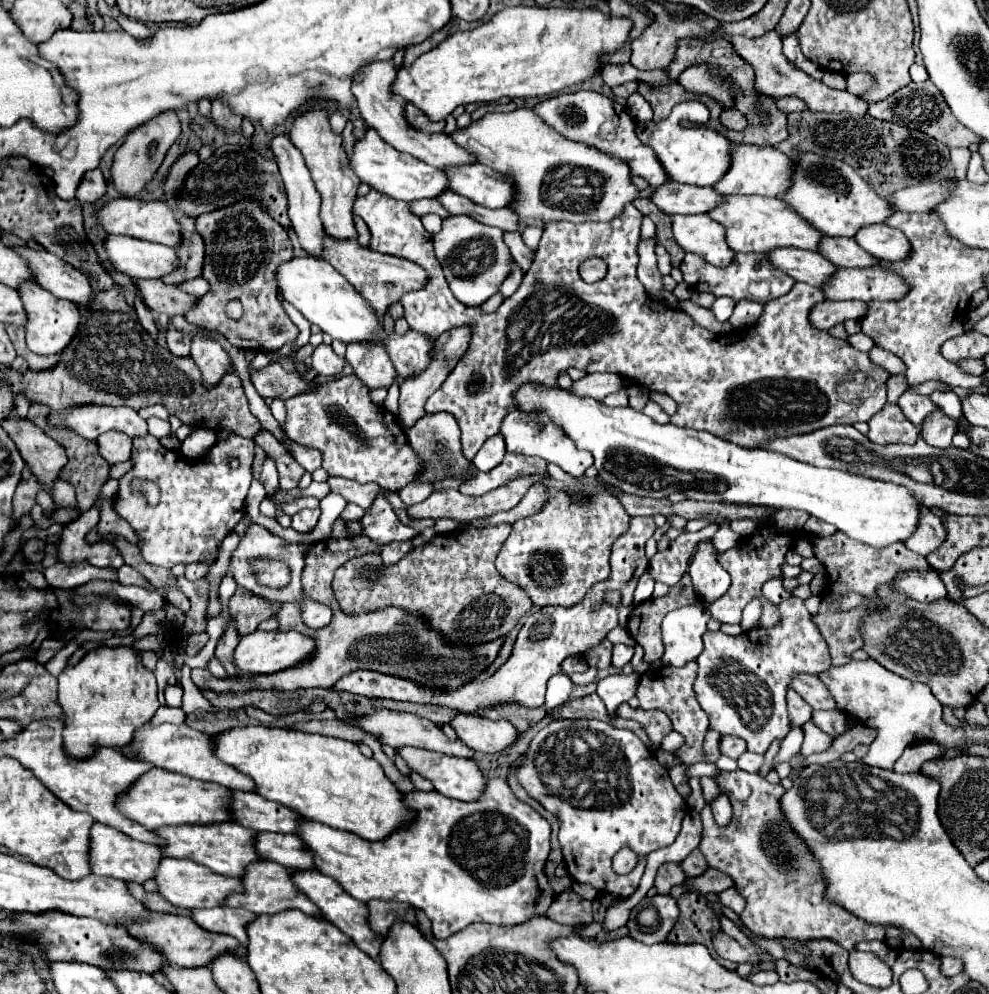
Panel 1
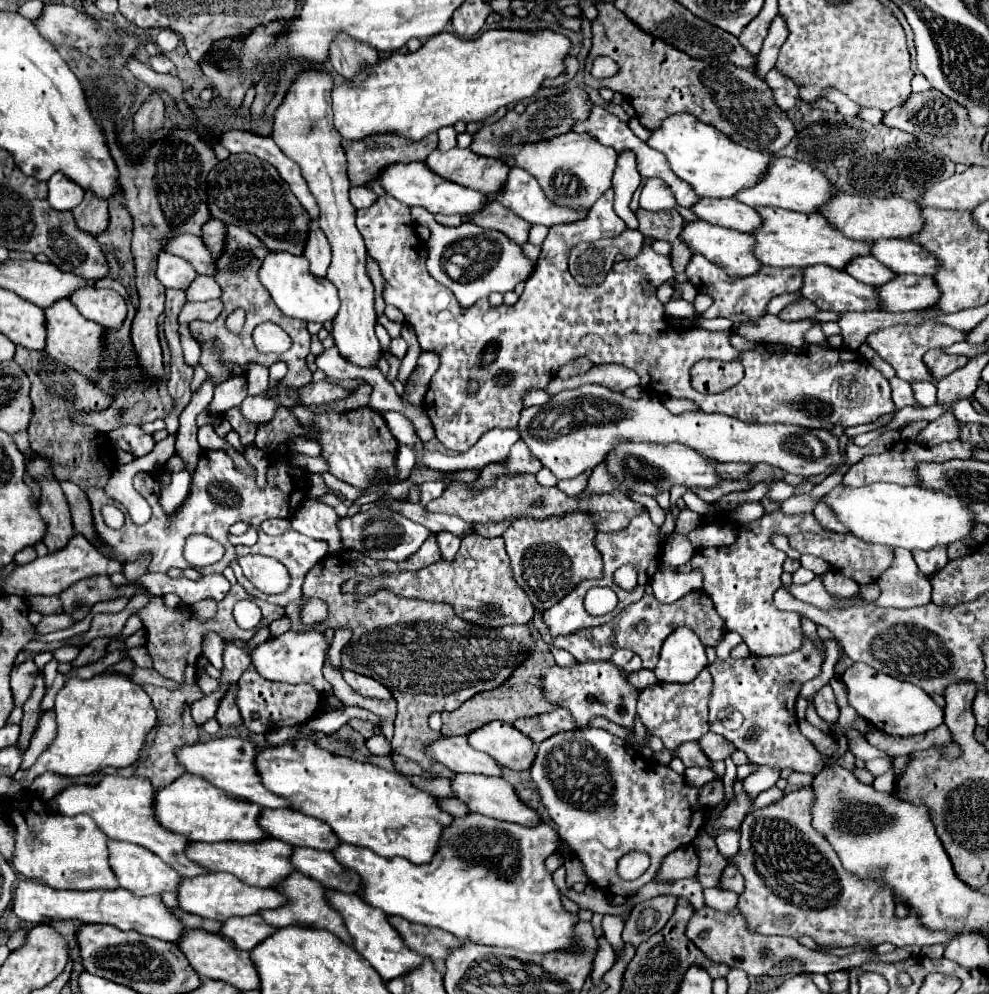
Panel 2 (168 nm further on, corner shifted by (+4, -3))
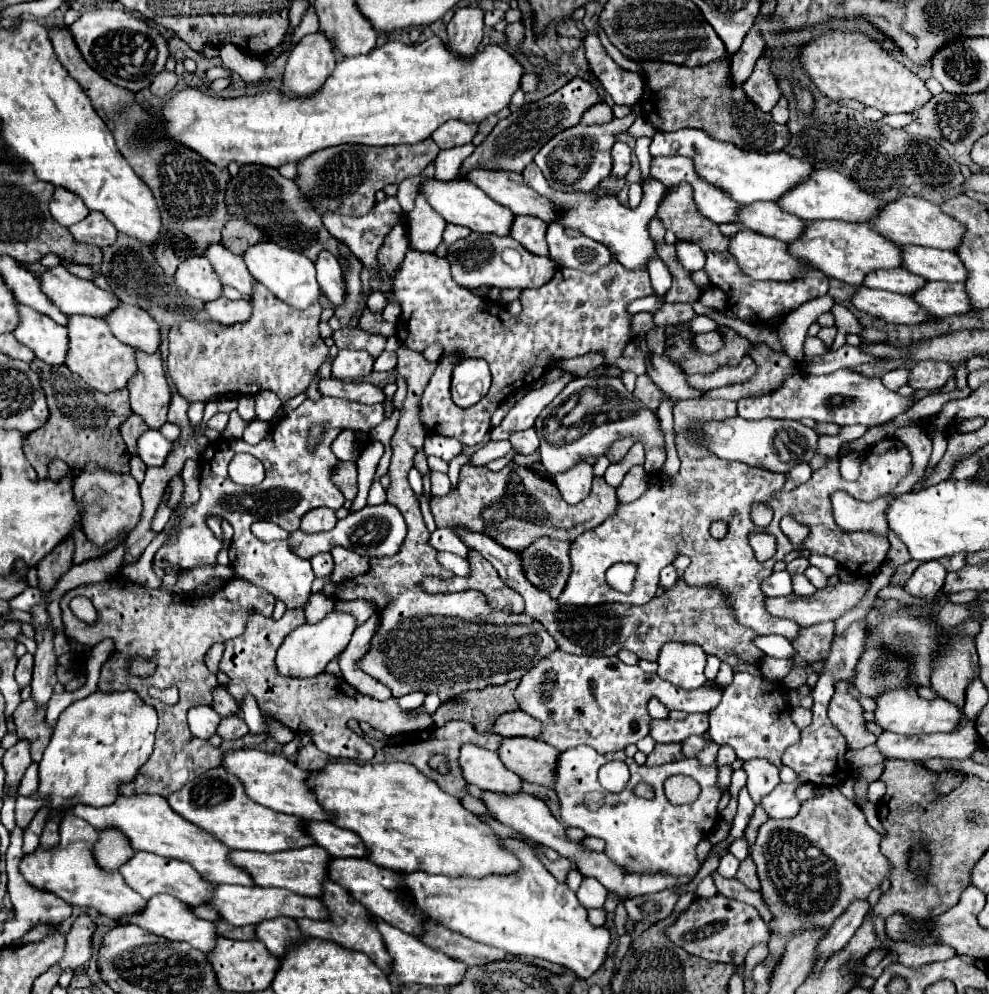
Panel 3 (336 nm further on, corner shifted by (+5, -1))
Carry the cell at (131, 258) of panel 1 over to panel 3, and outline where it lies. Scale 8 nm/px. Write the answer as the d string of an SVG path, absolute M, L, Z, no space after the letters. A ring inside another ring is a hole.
M190 256L182 260L174 274L174 282L188 296L198 298L202 302L210 302L220 298L220 280L214 276L210 262L204 256Z

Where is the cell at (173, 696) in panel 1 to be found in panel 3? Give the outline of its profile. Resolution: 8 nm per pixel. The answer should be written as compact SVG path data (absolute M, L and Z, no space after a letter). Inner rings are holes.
M120 794L114 804L100 806L100 808L94 808L88 804L76 804L72 808L72 812L76 816L84 818L86 822L90 822L98 830L114 828L114 830L122 832L134 850L146 850L146 852L154 852L158 856L188 862L194 870L198 870L198 874L206 882L212 882L212 884L244 884L244 886L254 884L252 878L244 870L240 870L238 866L228 862L228 858L226 858L228 848L224 844L220 844L214 836L210 836L202 828L180 818L174 810L170 810L166 798L162 798L162 796L154 796L154 794L122 796Z

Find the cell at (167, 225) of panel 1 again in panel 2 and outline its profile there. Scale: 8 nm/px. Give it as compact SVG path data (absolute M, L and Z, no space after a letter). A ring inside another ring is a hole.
M183 234L179 238L173 238L167 244L167 252L179 254L181 258L187 258L199 274L215 276L215 258L213 258L211 250L205 246L205 242L199 236Z

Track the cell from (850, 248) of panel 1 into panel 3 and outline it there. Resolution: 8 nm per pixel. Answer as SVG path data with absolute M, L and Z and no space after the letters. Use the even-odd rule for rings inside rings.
M890 268L890 270L880 270L880 272L870 272L866 276L864 284L868 288L880 288L880 290L890 290L898 294L912 294L916 292L926 280L922 280L916 274L910 274L906 268Z

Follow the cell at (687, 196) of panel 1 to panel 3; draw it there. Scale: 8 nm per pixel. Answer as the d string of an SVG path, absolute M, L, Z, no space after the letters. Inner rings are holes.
M772 202L744 204L738 210L738 224L764 236L778 238L782 242L794 242L802 234L802 220L780 210Z

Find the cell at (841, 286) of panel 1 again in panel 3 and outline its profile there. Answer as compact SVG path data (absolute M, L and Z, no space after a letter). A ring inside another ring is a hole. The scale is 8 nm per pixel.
M926 282L926 288L914 294L912 300L918 300L922 308L926 308L932 316L938 316L938 318L972 312L972 306L968 302L968 296L962 284Z

